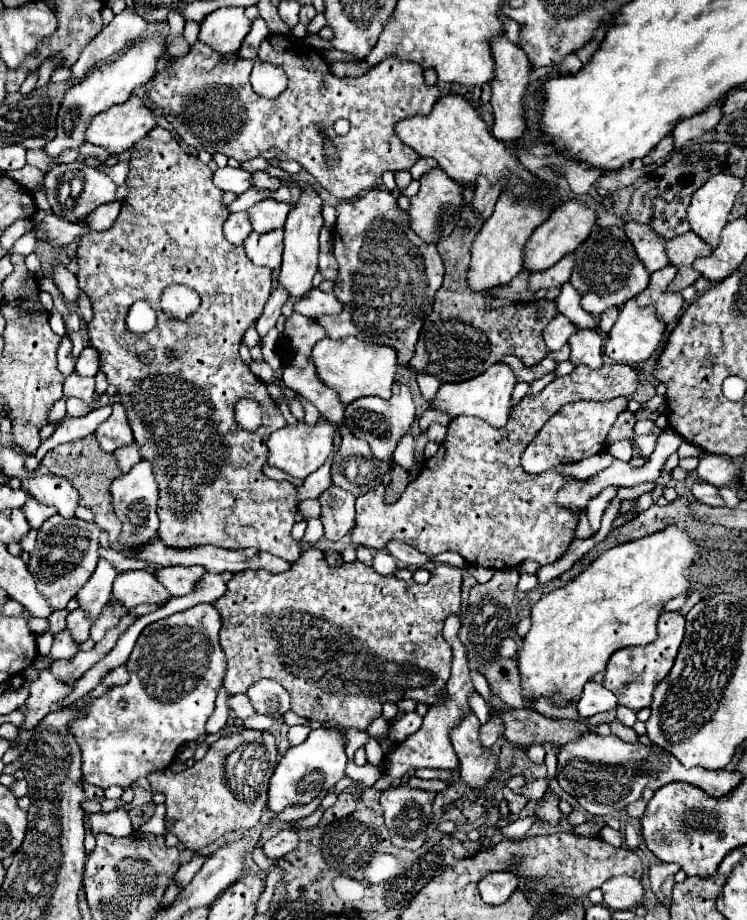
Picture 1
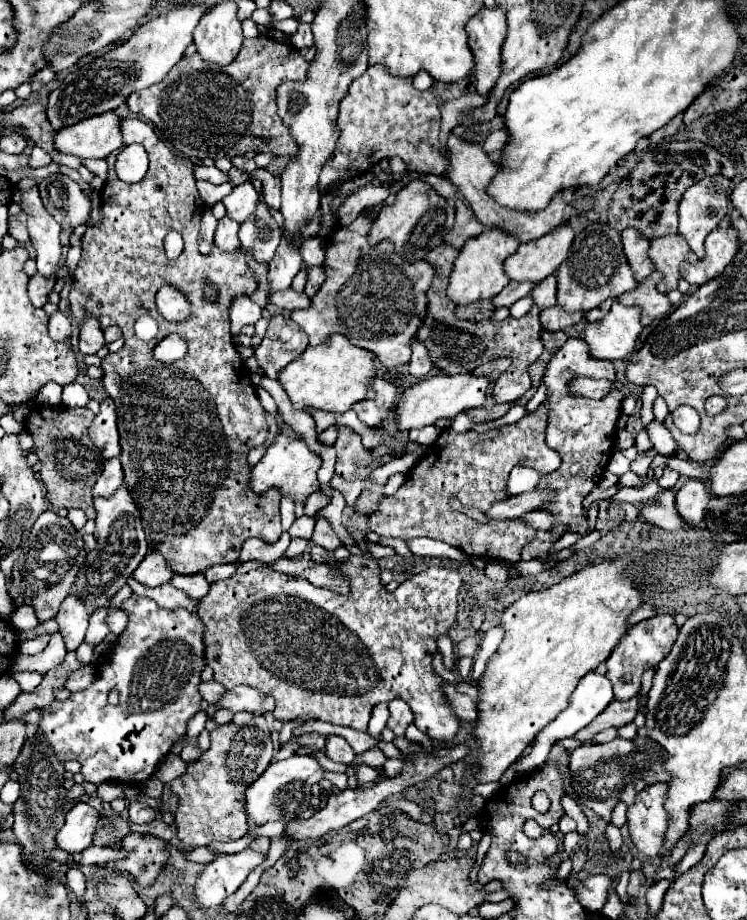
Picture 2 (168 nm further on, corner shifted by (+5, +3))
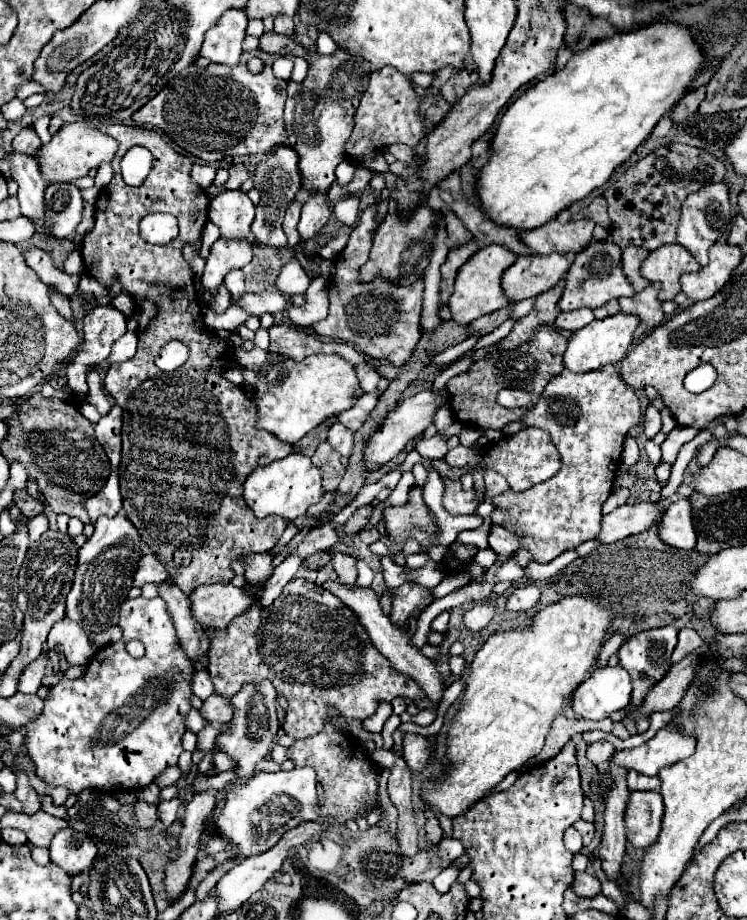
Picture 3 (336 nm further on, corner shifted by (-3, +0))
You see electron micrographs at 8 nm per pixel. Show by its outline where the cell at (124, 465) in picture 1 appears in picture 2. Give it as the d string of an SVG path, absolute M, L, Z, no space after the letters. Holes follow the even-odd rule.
M112 457L104 463L102 475L94 485L94 497L110 497L118 487L124 485L124 469L118 457Z

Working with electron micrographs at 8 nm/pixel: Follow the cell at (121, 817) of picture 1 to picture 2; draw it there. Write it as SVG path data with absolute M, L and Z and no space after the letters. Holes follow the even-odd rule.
M76 803L68 815L64 827L56 835L56 843L66 853L80 853L92 845L96 831L102 825L100 813L88 803Z

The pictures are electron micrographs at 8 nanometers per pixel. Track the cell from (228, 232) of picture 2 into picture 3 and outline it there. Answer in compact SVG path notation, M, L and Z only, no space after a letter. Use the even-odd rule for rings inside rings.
M216 240L212 244L210 256L206 258L206 268L202 274L202 286L214 296L218 288L224 282L224 276L230 270L242 268L252 260L252 248L248 242L238 242L238 240Z

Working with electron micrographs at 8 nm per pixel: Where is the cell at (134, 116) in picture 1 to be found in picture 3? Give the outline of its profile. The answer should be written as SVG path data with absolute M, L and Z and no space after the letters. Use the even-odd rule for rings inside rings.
M74 122L74 124L66 124L64 128L60 128L60 132L56 132L52 136L52 140L48 144L42 144L38 150L38 162L40 162L40 174L44 178L46 184L54 184L54 182L72 182L76 178L82 178L88 174L90 168L98 168L100 162L110 162L114 158L118 150L118 144L98 132L96 128L90 128L82 122Z

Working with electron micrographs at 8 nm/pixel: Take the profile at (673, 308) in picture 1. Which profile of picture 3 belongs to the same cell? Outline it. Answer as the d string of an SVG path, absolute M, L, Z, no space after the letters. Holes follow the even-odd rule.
M650 284L648 288L638 292L636 296L620 298L618 300L620 302L620 312L638 316L640 324L644 324L648 330L656 328L664 320L664 312L662 312L662 304L658 300L658 292L660 292L660 286Z

